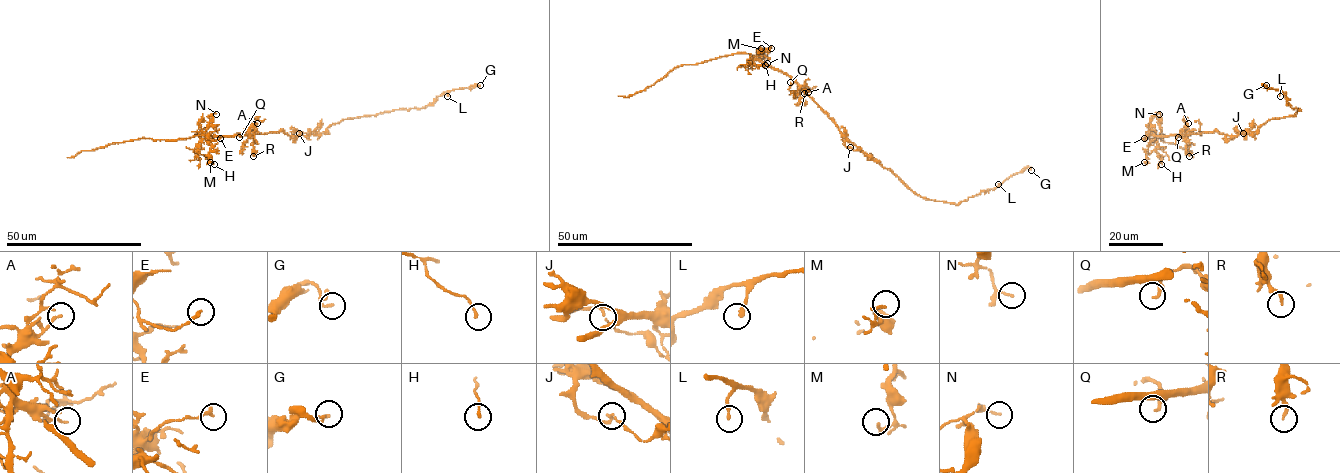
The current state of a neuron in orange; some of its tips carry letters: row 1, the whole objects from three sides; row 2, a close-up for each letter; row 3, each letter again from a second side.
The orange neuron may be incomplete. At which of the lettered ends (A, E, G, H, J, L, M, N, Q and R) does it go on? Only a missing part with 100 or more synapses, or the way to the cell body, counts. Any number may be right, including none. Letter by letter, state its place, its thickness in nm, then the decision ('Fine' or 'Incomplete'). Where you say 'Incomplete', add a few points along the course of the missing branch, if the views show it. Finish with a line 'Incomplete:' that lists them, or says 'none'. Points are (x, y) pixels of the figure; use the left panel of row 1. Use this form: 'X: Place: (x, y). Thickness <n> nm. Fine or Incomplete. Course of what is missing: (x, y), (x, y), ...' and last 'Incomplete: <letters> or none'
A: Place: (257, 123). Thickness 130 nm. Fine
E: Place: (220, 138). Thickness 180 nm. Fine
G: Place: (480, 85). Thickness 110 nm. Fine
H: Place: (214, 164). Thickness 120 nm. Fine
J: Place: (299, 133). Thickness 120 nm. Fine
L: Place: (447, 96). Thickness 190 nm. Fine
M: Place: (210, 162). Thickness 160 nm. Fine
N: Place: (216, 114). Thickness 80 nm. Fine
Q: Place: (239, 137). Thickness 120 nm. Fine
R: Place: (253, 156). Thickness 160 nm. Fine
Incomplete: none

